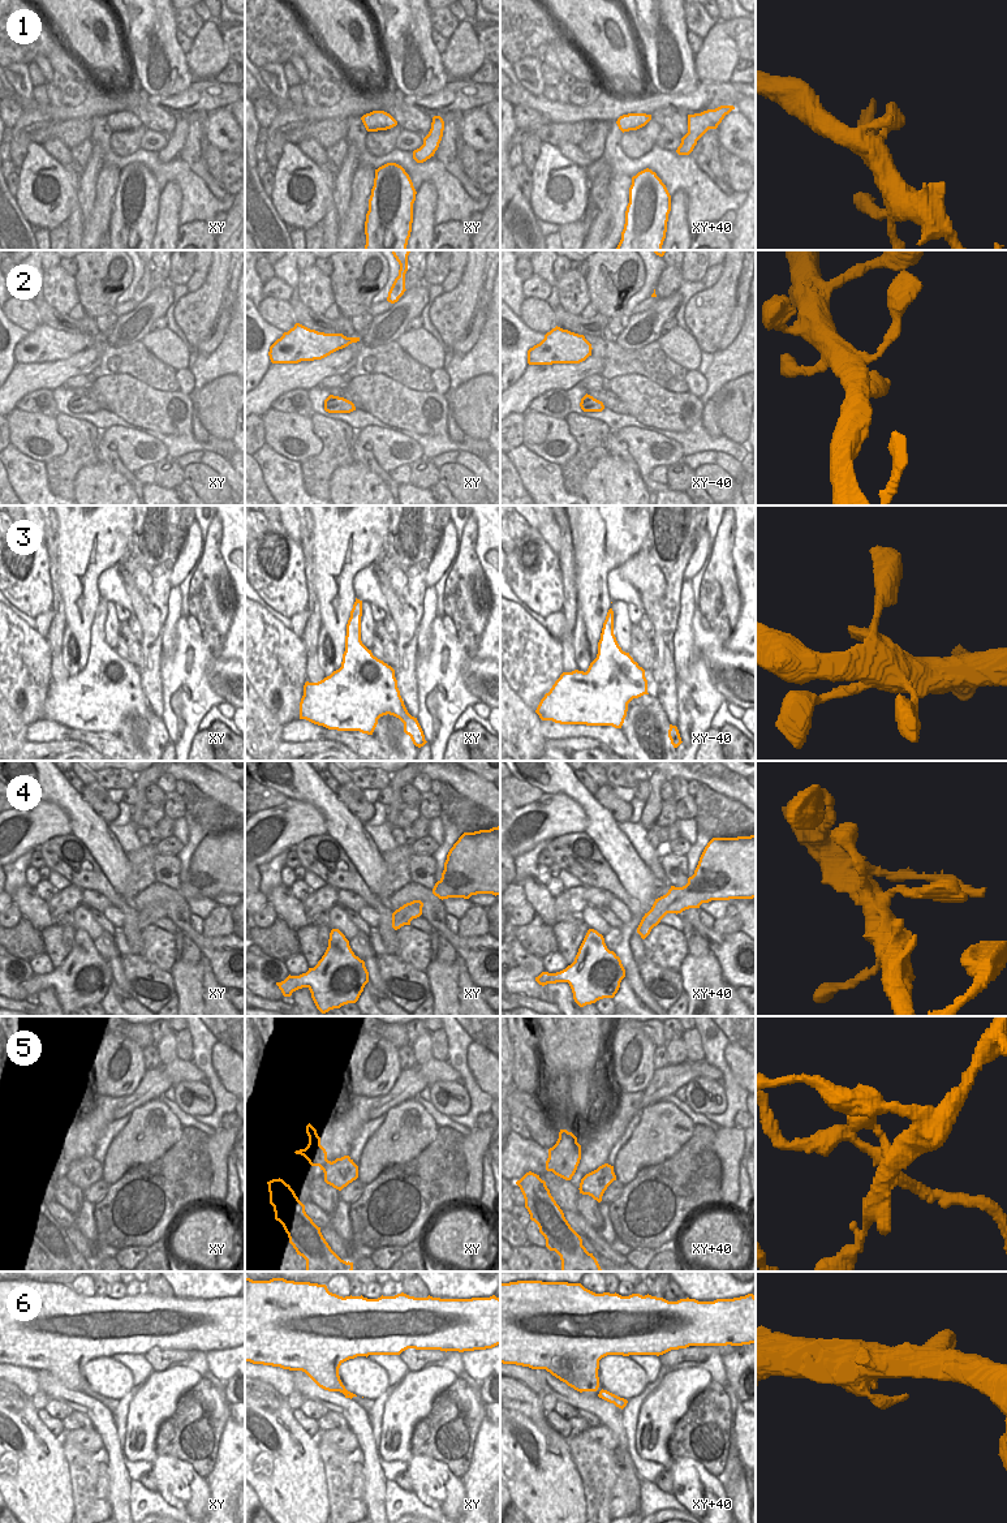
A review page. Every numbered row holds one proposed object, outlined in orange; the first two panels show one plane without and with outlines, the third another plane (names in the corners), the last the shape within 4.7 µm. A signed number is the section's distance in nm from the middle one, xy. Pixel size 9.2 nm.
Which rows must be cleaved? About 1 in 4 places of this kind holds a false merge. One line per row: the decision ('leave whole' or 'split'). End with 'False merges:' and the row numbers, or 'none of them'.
1: leave whole
2: leave whole
3: leave whole
4: leave whole
5: split
6: leave whole
False merges: 5

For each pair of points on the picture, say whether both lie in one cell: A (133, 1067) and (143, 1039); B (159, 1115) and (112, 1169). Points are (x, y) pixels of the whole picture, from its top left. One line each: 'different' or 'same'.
A: different
B: same

